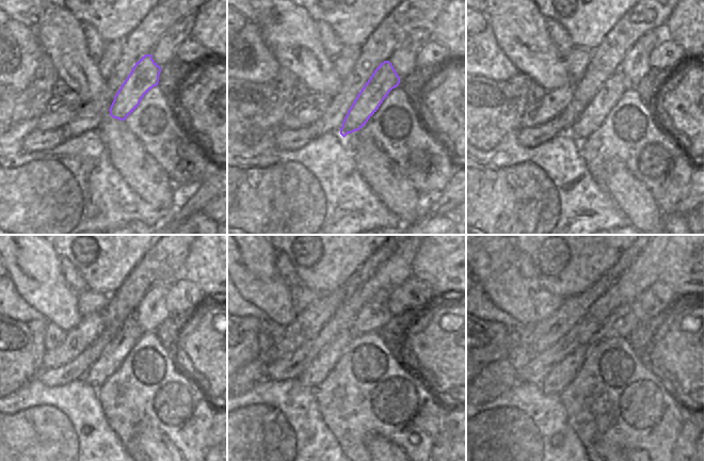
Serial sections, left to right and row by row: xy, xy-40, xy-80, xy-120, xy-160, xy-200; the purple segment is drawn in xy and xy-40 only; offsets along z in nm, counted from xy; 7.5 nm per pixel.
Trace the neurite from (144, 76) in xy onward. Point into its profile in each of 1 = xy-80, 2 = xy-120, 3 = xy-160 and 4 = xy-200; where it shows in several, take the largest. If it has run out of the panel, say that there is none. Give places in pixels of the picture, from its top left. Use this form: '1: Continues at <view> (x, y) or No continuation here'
1: Continues at xy-80 (609, 94)
2: Continues at xy-120 (111, 359)
3: Continues at xy-160 (318, 372)
4: Continues at xy-200 (564, 371).

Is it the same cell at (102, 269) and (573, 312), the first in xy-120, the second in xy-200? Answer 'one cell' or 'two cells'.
two cells

